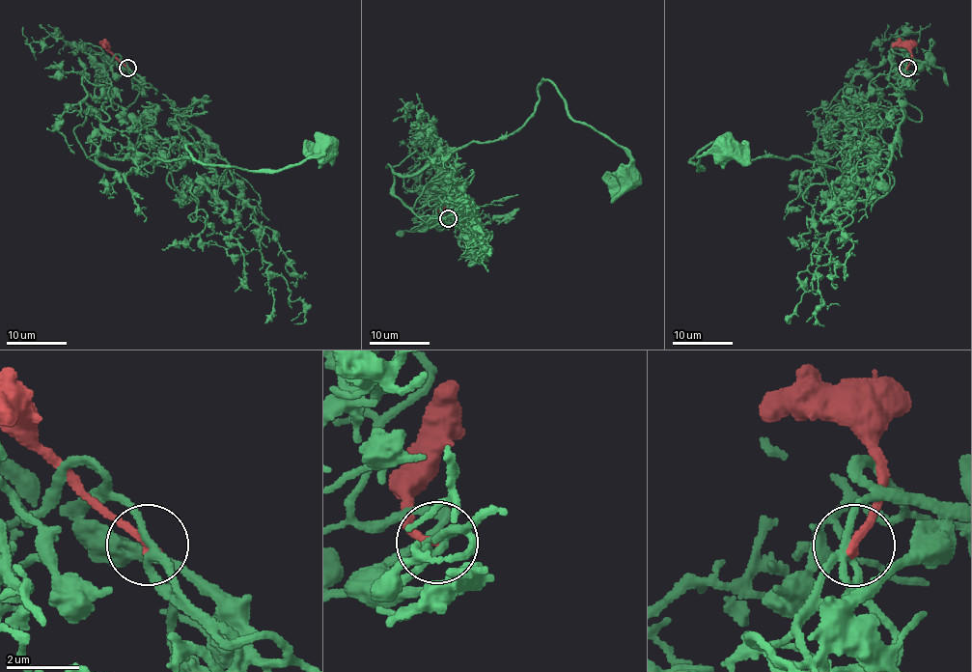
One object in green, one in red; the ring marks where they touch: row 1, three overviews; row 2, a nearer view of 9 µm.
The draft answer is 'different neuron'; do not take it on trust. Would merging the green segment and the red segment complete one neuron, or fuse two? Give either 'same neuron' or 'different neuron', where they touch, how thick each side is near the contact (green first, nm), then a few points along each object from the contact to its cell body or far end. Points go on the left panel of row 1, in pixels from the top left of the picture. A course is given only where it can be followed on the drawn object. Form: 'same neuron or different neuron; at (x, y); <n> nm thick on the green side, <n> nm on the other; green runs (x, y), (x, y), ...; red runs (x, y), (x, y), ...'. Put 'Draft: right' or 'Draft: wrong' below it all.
different neuron; at (127, 68); 190 nm thick on the green side, 240 nm on the other; green runs (126, 67), (142, 129), (97, 154), (118, 172), (200, 160), (186, 145), (250, 170), (329, 148); red runs (127, 69), (102, 44)
Draft: right

